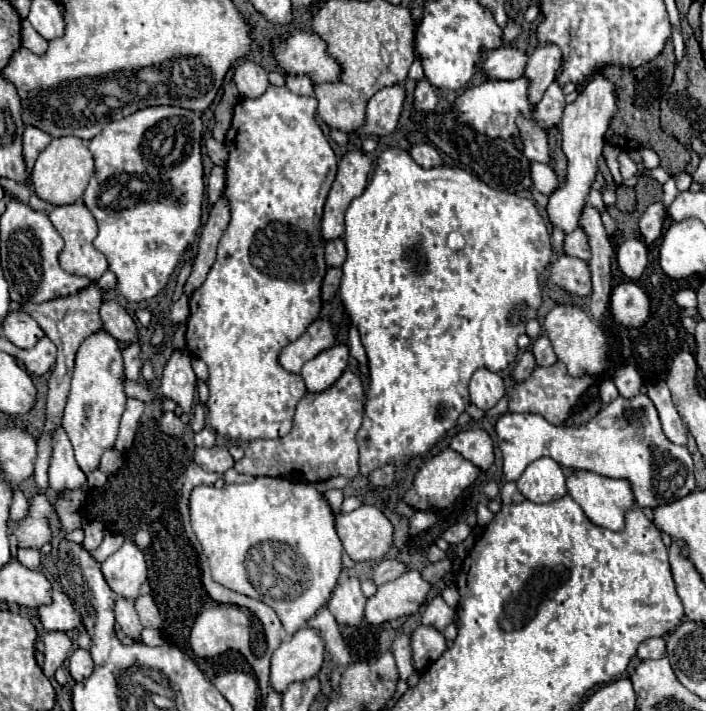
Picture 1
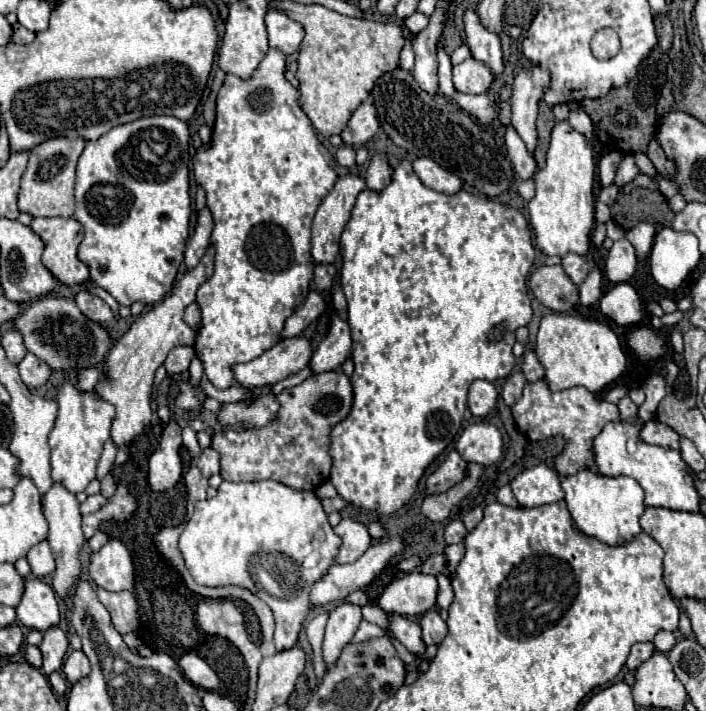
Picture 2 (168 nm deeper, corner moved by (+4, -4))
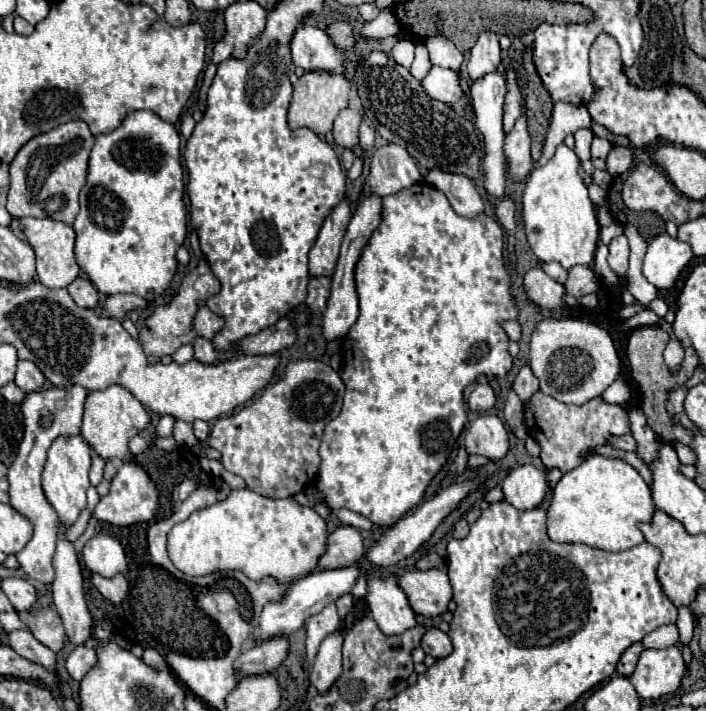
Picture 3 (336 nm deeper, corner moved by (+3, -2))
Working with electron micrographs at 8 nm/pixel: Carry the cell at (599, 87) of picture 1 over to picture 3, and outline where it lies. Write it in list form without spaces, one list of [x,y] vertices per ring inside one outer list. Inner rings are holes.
[[[559,144],[555,156],[541,168],[533,170],[523,192],[523,224],[531,250],[541,262],[559,262],[563,268],[575,264],[589,266],[599,242],[599,222],[589,190],[579,176],[581,160],[573,148]]]

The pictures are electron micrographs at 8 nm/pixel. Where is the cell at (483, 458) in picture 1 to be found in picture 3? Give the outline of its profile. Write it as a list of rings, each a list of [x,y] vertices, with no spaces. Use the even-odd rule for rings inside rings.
[[[479,416],[465,432],[467,454],[479,454],[489,460],[501,460],[509,450],[509,434],[503,422],[495,416]]]

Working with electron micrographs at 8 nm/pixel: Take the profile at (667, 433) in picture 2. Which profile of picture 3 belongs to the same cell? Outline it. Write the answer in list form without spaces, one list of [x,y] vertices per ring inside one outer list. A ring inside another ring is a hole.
[[[625,434],[625,436],[619,436],[619,438],[611,438],[609,442],[613,448],[621,448],[621,450],[627,450],[627,452],[635,452],[637,450],[637,442],[631,434]]]

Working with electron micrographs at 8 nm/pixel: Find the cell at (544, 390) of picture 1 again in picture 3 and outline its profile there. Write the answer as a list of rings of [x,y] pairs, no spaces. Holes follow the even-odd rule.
[[[537,390],[531,396],[531,400],[525,402],[523,418],[529,436],[535,438],[541,446],[541,462],[547,468],[559,468],[563,474],[571,472],[591,454],[595,454],[595,448],[605,446],[609,442],[609,436],[631,434],[627,422],[627,410],[623,406],[605,402],[601,396],[591,398],[591,402],[585,402],[583,406],[575,406],[557,402],[555,398],[545,396],[541,390]]]

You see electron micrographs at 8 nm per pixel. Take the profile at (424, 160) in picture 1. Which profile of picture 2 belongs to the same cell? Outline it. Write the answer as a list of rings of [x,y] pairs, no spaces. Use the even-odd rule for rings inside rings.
[[[418,158],[412,162],[412,168],[416,172],[416,176],[422,180],[424,186],[444,192],[444,194],[458,194],[462,190],[462,180],[458,176],[454,176],[452,172],[440,168],[434,160],[430,158]]]

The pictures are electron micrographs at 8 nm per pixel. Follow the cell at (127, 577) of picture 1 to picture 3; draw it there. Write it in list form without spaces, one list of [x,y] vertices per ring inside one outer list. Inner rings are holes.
[[[106,534],[93,536],[83,546],[83,562],[93,574],[113,578],[127,572],[127,558],[121,544]]]

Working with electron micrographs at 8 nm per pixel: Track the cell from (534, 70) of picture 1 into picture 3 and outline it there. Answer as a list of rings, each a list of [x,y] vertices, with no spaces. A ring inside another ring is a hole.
[[[523,108],[523,116],[515,122],[515,128],[505,136],[503,148],[505,148],[505,158],[509,162],[509,172],[513,174],[513,178],[515,180],[525,178],[533,168],[531,136],[529,136],[529,128],[527,128],[525,108]]]

